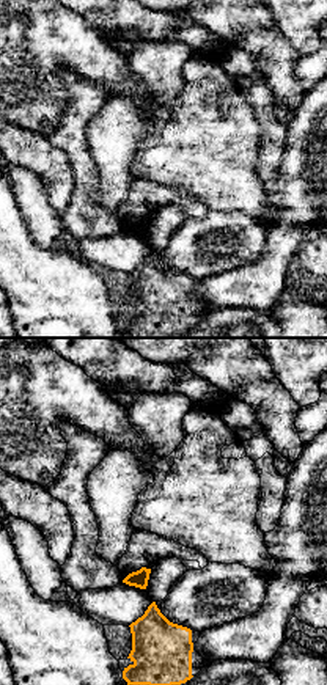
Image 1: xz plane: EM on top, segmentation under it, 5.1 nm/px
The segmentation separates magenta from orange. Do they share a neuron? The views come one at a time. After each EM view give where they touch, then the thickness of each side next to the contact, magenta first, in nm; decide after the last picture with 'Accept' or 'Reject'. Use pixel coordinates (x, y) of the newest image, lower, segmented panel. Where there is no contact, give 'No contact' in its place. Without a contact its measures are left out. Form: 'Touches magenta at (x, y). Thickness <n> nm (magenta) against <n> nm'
No contact

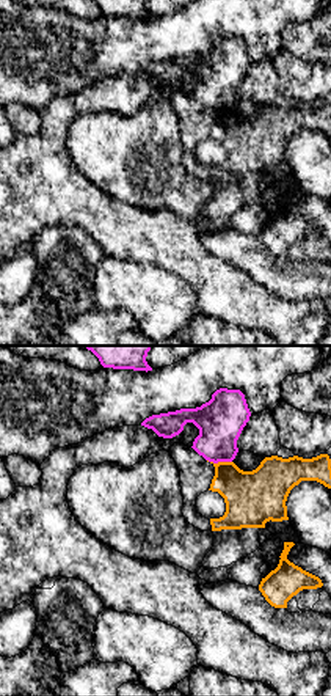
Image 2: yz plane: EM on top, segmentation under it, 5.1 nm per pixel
Touches magenta at (220, 461). Thickness 240 nm (magenta) against 280 nm

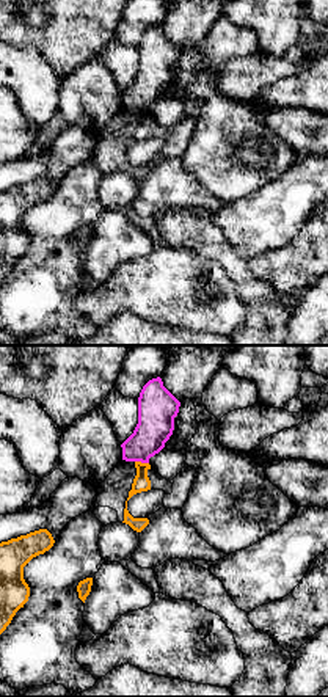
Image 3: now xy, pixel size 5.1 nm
Touches magenta at (142, 462). Thickness 190 nm (magenta) against 90 nm

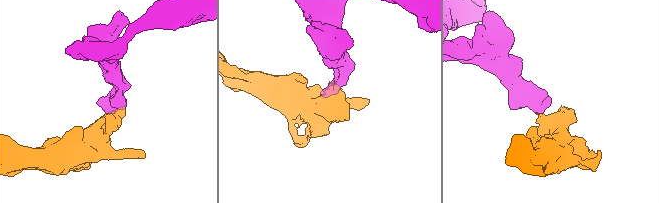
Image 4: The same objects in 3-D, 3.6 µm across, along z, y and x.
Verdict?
Reject

